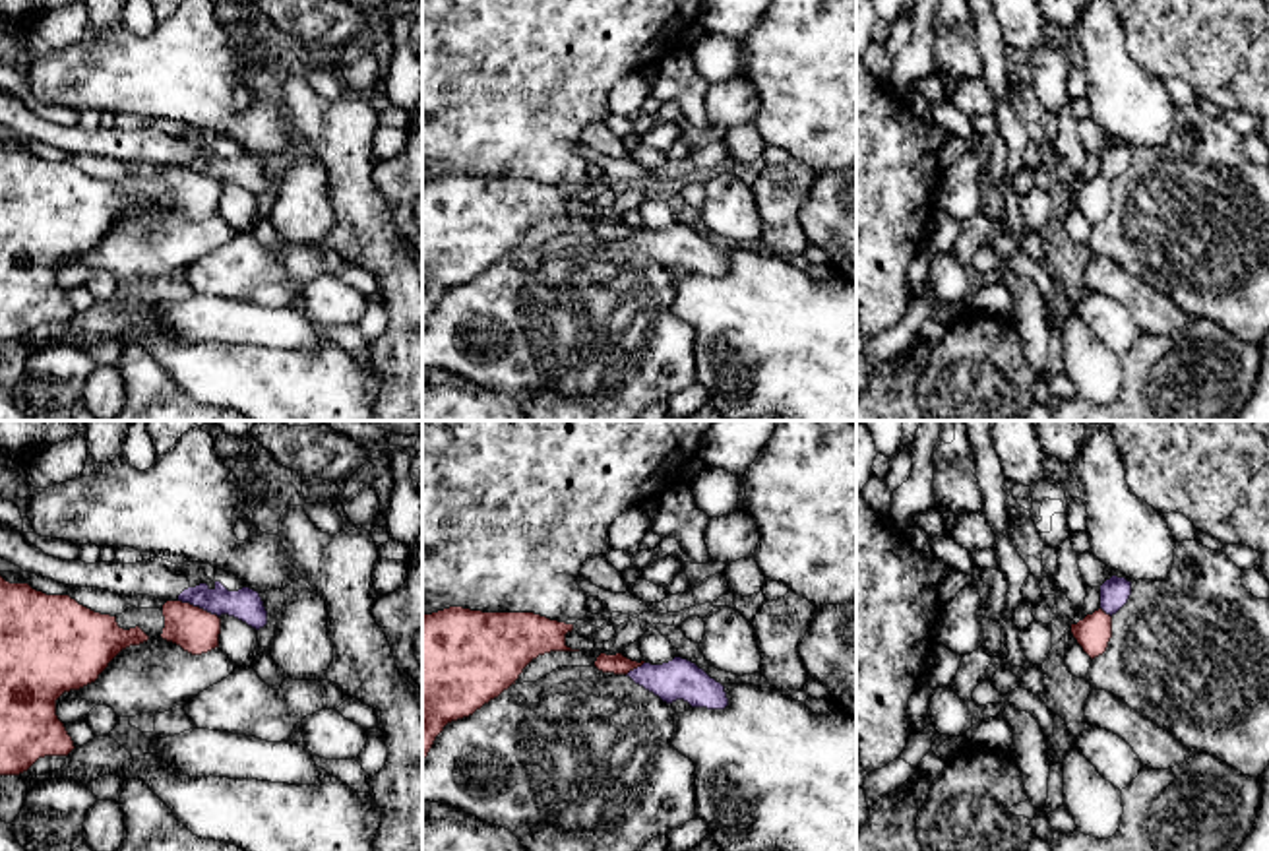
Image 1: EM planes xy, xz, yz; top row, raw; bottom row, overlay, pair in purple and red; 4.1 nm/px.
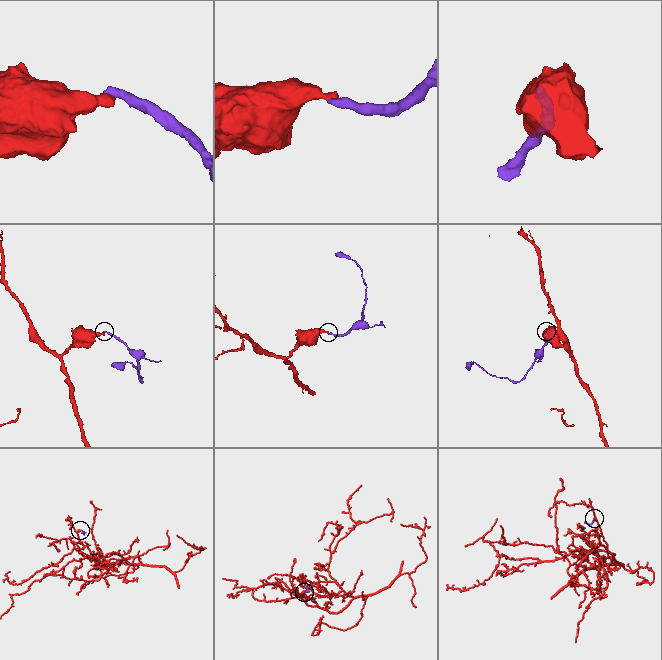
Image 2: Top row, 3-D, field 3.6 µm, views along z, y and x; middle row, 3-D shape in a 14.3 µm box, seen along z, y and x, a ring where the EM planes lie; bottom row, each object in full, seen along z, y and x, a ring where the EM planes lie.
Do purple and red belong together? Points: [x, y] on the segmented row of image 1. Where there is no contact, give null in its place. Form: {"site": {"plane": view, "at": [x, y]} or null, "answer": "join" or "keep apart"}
{"site": {"plane": "xy", "at": [198, 605]}, "answer": "keep apart"}

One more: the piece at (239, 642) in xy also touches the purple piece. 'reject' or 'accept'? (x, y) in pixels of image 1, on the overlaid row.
reject

